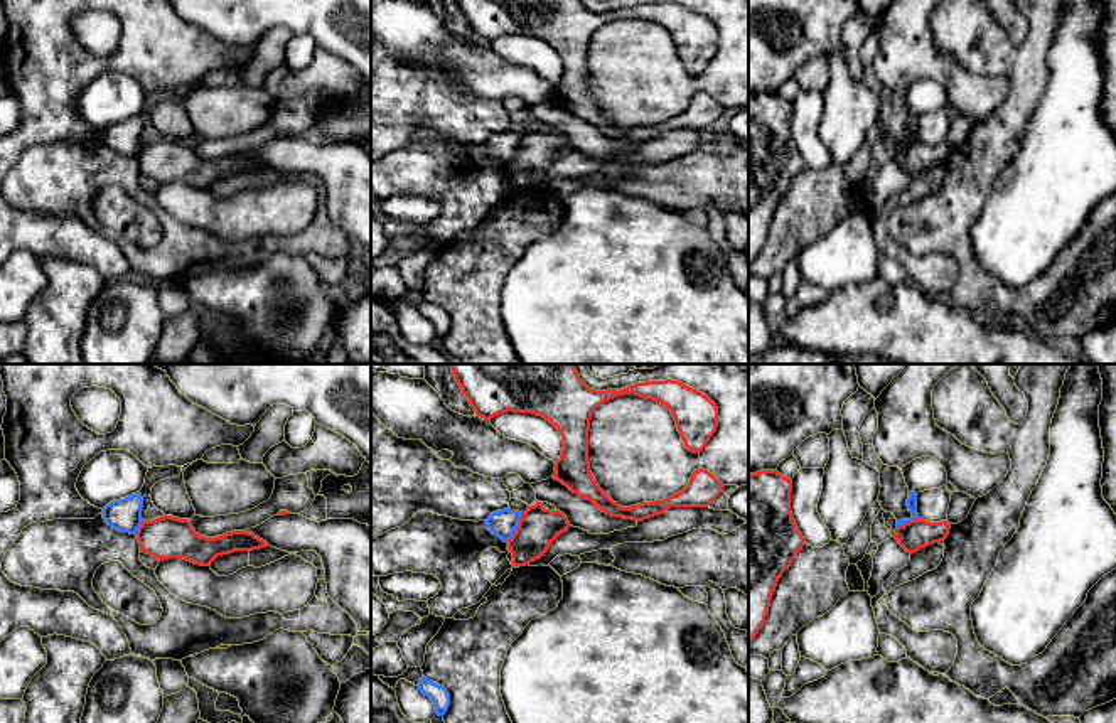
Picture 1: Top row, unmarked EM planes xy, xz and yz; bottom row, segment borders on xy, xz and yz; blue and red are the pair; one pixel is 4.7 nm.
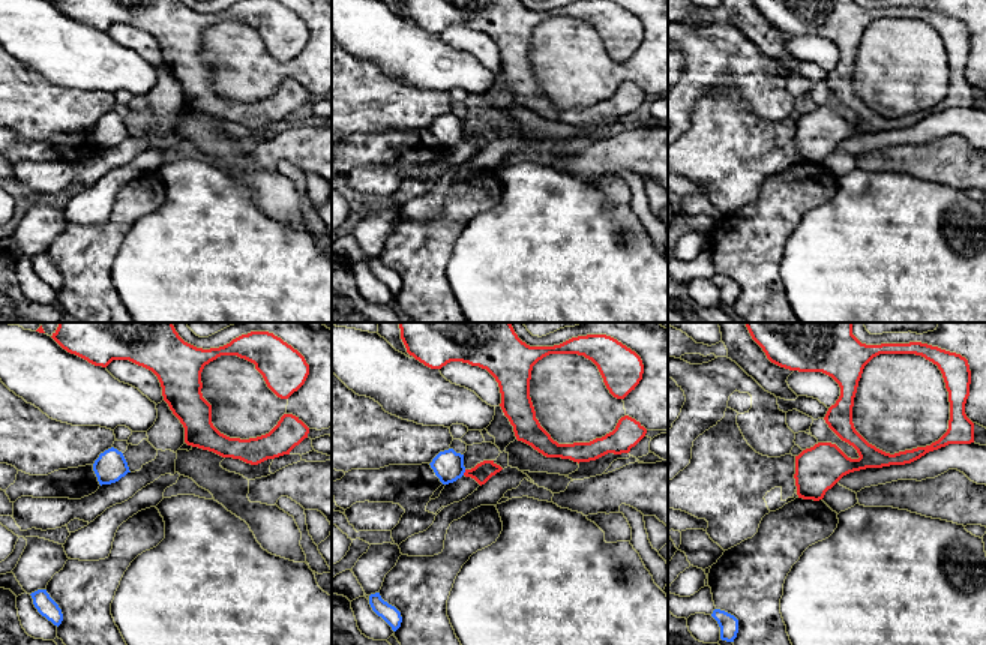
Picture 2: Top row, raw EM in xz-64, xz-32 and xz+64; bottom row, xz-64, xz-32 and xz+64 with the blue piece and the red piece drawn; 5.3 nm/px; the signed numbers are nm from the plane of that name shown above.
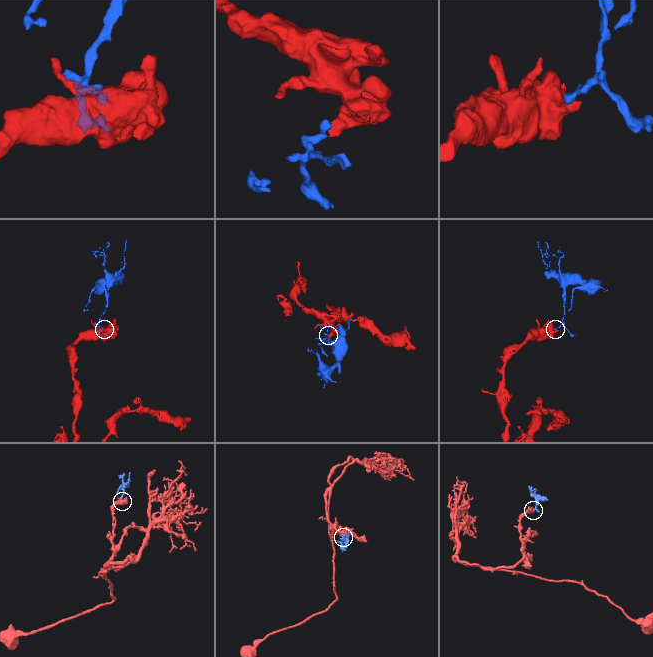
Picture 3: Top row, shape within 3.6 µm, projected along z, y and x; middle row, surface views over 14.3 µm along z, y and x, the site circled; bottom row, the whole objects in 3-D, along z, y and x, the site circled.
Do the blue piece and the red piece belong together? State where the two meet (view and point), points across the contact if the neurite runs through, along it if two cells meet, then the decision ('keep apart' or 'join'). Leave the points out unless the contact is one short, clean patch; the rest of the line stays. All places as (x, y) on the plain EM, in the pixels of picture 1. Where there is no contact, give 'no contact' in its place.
xz (516, 149) | along xz (521, 135), (515, 155), (506, 164) | keep apart

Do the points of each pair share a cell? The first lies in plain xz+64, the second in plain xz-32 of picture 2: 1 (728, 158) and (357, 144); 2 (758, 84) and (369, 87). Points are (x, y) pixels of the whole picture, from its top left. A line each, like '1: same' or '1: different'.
1: same
2: same

